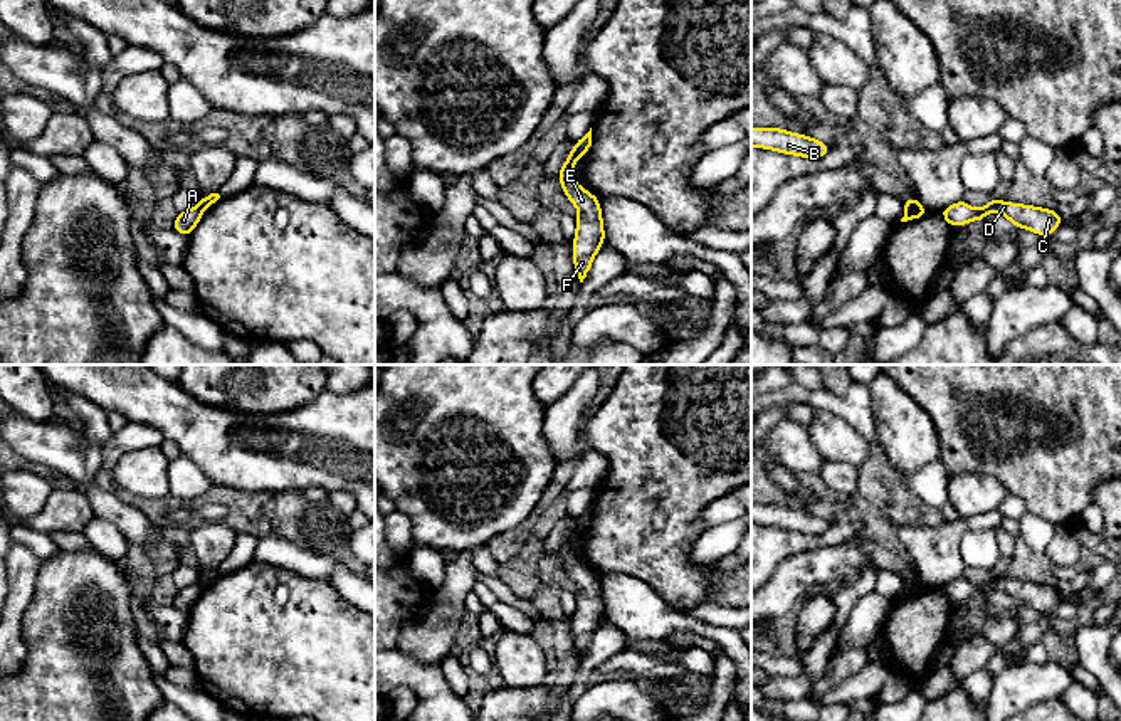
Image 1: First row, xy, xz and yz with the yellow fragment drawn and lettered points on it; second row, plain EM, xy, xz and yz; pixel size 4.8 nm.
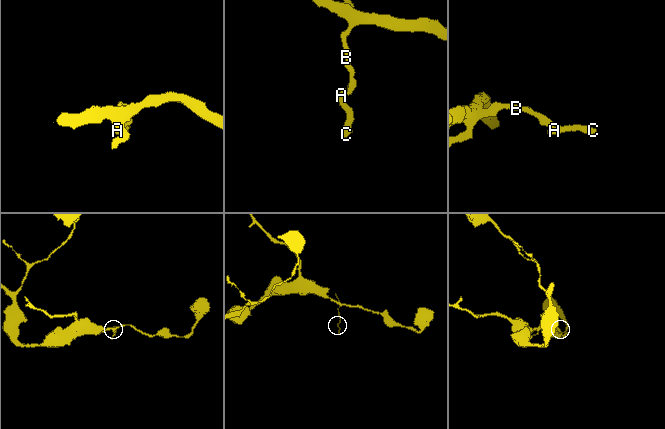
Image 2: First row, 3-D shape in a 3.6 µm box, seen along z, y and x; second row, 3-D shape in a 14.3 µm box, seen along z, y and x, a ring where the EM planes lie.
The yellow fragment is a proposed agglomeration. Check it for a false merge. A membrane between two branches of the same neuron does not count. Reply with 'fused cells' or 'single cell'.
fused cells

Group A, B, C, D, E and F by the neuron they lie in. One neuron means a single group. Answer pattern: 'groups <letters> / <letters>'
groups A C D E F / B

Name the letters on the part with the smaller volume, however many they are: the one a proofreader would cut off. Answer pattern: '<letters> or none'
A, C, D, E, F

